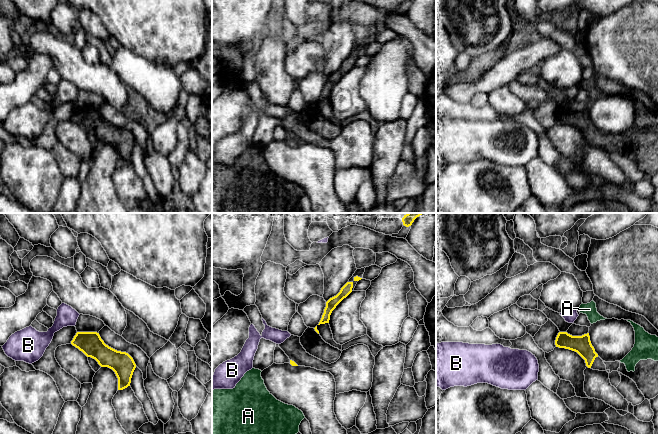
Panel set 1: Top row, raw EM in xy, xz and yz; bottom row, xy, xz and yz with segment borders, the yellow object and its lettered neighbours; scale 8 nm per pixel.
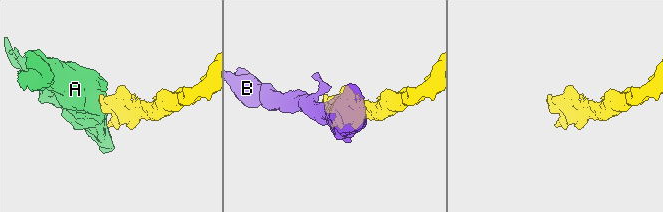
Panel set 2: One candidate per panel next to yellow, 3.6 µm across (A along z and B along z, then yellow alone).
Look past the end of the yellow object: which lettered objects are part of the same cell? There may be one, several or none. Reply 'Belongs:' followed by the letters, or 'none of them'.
Belongs: A

